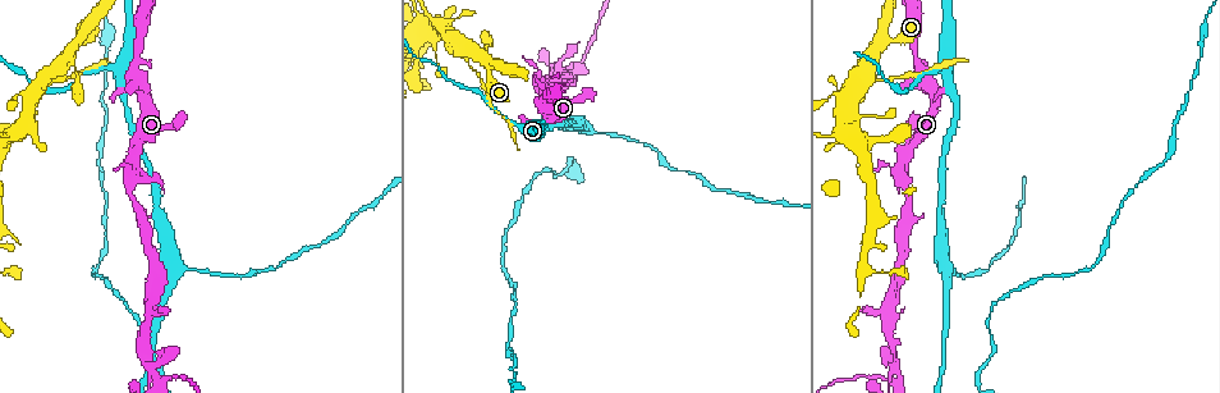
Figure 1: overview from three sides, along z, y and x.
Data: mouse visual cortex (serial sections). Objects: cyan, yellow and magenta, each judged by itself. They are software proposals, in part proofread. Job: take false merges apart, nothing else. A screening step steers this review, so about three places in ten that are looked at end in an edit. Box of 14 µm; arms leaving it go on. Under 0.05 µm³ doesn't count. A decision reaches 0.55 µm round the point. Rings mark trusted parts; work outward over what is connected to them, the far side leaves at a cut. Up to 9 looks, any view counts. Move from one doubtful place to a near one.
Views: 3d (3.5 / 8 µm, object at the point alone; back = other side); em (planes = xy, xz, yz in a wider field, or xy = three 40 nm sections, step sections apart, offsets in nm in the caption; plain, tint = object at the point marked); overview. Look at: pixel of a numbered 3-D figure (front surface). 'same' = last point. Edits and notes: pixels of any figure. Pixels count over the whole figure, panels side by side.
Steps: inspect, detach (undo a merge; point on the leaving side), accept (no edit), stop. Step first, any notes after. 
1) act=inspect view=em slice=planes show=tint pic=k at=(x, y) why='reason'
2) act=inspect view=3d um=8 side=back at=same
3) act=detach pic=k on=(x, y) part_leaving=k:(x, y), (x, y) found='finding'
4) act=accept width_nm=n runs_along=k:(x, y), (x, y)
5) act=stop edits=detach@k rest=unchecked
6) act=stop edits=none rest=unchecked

act=inspect view=3d um=3.5 pic=1 at=(99, 69) why='sudden change in width'

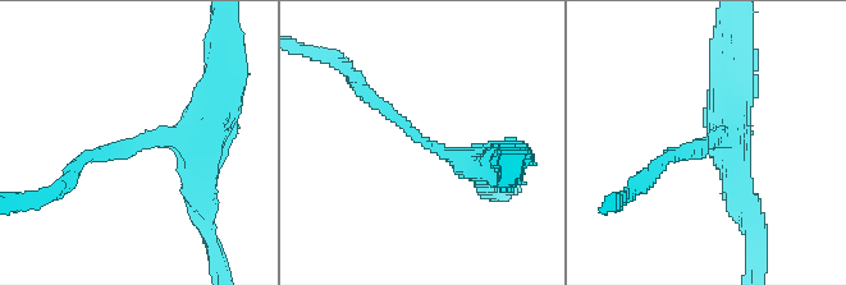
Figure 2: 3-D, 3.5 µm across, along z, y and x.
act=inspect view=em slice=xy step=2 show=tint pic=2 at=(138, 142) arm_widths_nm=150,500

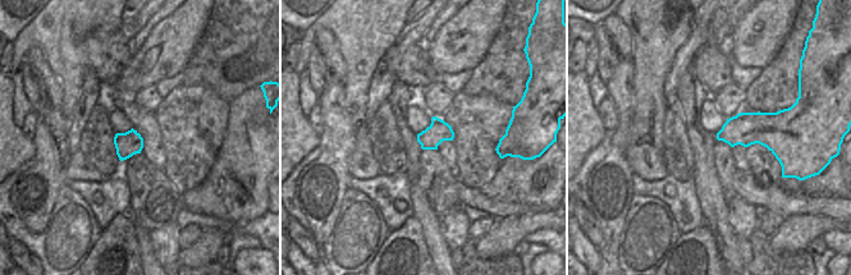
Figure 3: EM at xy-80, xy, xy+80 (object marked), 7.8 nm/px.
act=accept width_nm=170 runs_along=2:(494, 164), (428, 145), (360, 86) found='one cell here'

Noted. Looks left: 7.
act=inspect view=3d um=3.5 pic=1 at=(466, 58) why='sudden change in width'

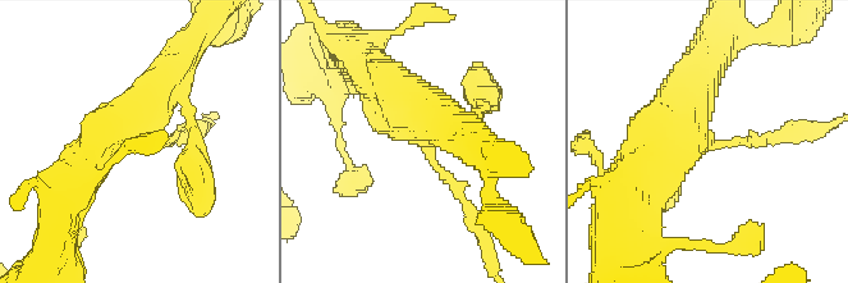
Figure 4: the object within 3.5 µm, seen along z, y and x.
act=inspect view=em slice=xy step=1 show=tint pic=4 at=(428, 146) arm_widths_nm=150,500

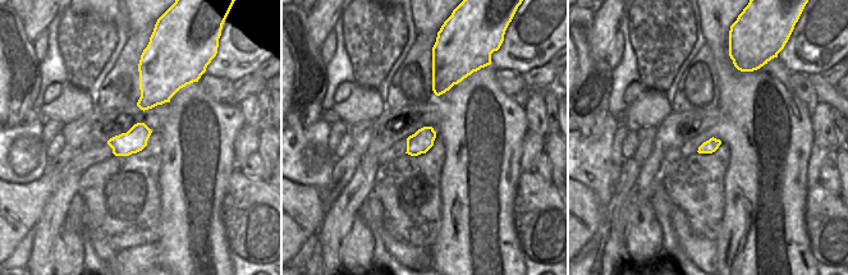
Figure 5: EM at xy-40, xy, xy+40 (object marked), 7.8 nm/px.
act=detach pic=4 on=(773, 136) part_leaving=4:(739, 140), (834, 123) found='a second cell is stuck on'

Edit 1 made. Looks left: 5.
act=inspect view=3d um=3.5 pic=1 at=(179, 262) why='three arms meet'

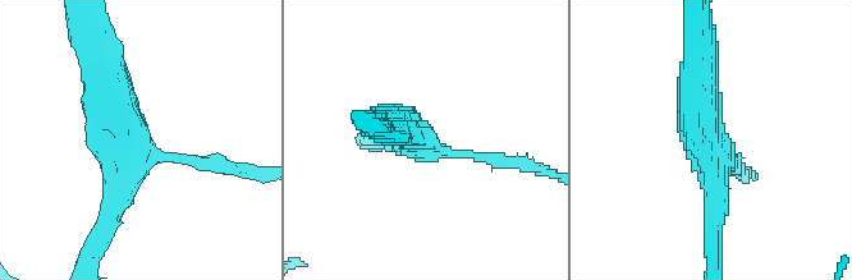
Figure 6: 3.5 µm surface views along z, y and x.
act=inspect view=em slice=xy step=5 show=plain pic=6 at=(713, 139) why='shape alone is not enough'

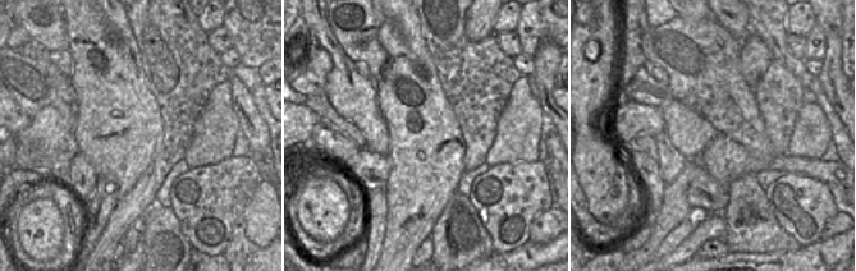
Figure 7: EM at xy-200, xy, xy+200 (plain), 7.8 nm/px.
act=inspect view=em slice=xy step=5 show=tint at=same why='with the object marked'

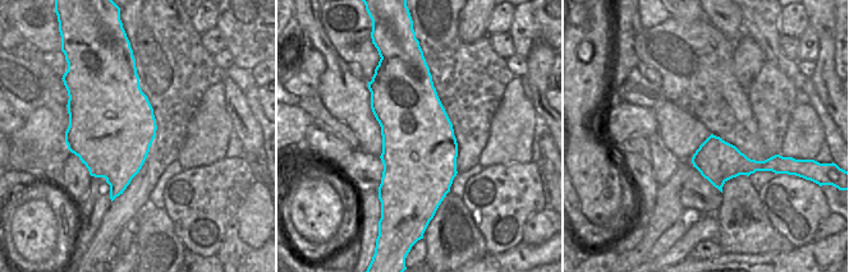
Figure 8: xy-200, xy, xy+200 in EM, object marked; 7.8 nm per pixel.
act=accept arm_widths_nm=150,300,400 runs_along=6:(701, 67), (714, 224) found='continuous, no second cell'

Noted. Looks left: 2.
act=inspect view=3d um=3.5 pic=1 at=(162, 385) why='arms part here'

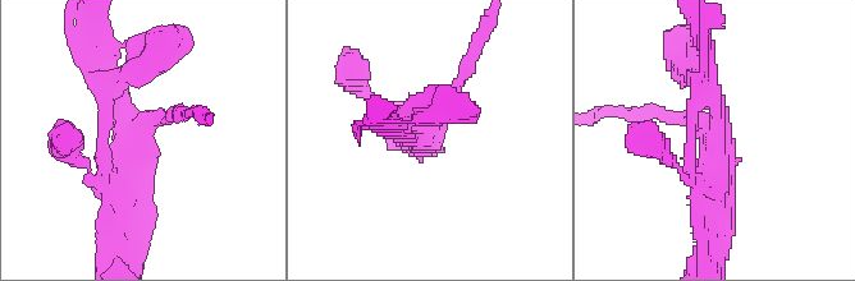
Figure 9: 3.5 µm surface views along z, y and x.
act=inspect view=em slice=xy step=5 show=tint pic=9 at=(426, 133) arms=3 arm_widths_nm=150,200,300 why='shape alone is not enough'

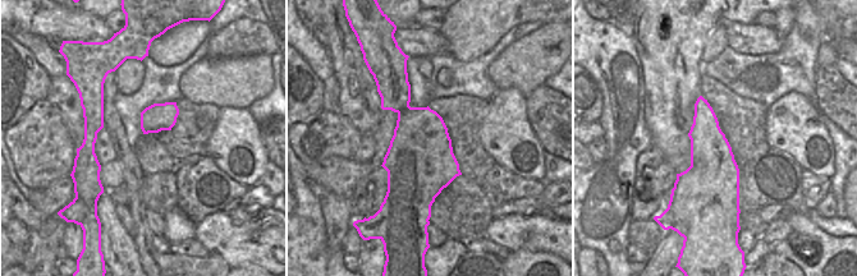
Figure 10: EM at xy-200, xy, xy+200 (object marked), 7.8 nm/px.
act=accept found='one cell here'

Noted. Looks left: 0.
act=stop edits=detach@4 rest=unchecked

